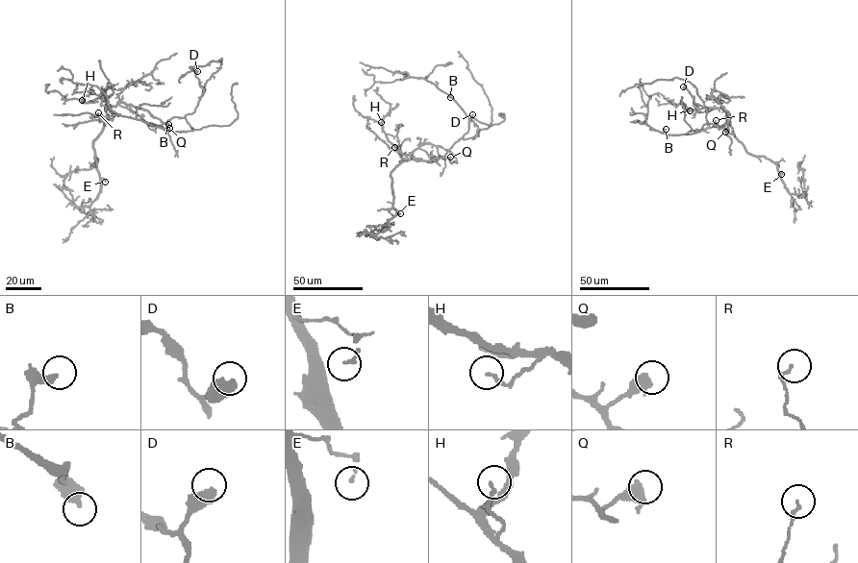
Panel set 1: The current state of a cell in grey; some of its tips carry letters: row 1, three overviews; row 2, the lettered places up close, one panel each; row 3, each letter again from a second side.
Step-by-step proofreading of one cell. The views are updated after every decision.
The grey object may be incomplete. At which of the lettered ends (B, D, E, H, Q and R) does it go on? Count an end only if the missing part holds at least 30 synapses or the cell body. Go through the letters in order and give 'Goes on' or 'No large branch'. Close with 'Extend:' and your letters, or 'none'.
B: No large branch
D: No large branch
E: No large branch
H: No large branch
Q: No large branch
R: No large branch
Extend: none

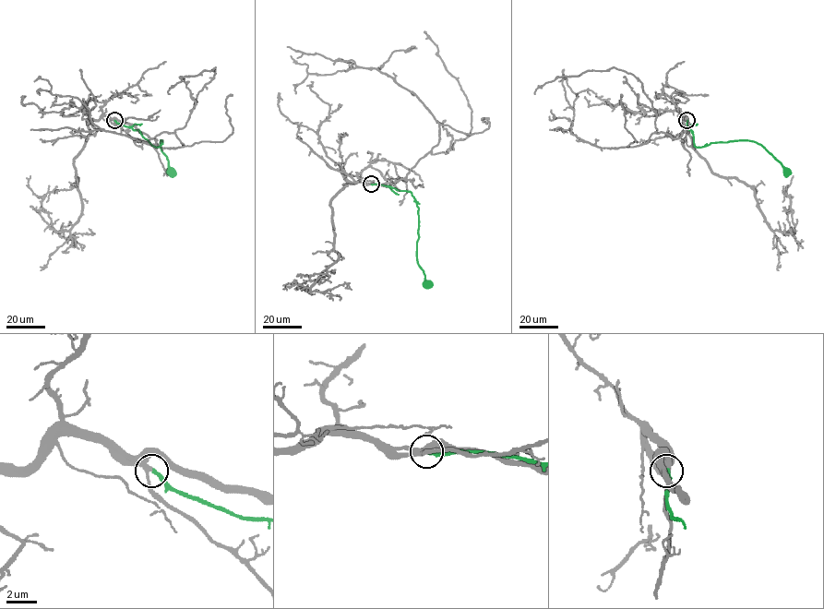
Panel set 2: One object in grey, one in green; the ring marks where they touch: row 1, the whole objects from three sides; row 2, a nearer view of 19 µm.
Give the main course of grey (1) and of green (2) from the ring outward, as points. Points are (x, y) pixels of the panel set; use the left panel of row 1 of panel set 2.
1: (114, 120), (150, 138), (173, 133), (183, 147), (99, 128), (77, 98), (34, 81)
2: (114, 120), (137, 130), (155, 147), (159, 147), (161, 140), (161, 149), (168, 161), (168, 172), (171, 172)

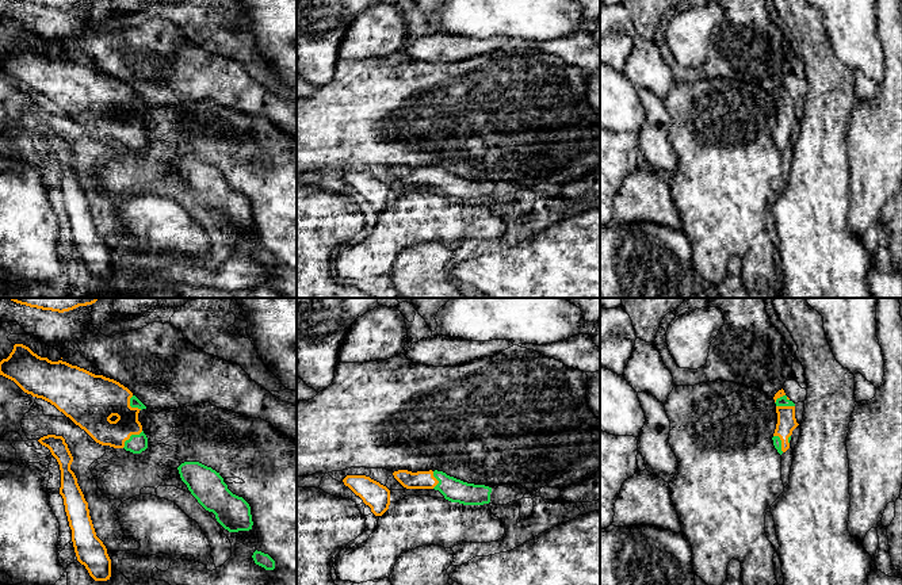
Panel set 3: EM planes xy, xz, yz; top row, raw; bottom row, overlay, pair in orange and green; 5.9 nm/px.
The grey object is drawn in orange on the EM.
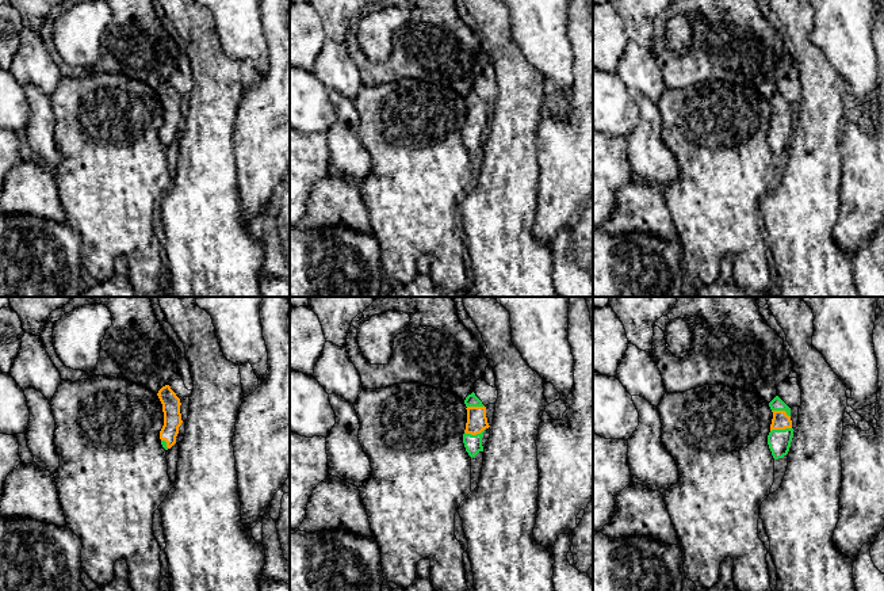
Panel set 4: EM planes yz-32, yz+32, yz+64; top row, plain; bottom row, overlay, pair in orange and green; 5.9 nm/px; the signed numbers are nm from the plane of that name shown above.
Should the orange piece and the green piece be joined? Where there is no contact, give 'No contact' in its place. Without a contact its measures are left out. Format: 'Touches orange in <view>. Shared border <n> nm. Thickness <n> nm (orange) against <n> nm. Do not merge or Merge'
Touches orange in xy. Shared border 160 nm. Thickness 220 nm (orange) against 110 nm. Merge

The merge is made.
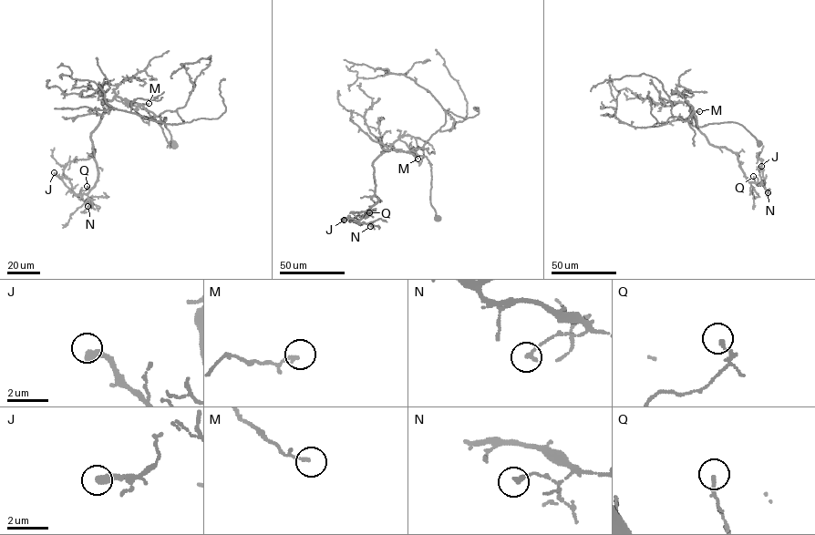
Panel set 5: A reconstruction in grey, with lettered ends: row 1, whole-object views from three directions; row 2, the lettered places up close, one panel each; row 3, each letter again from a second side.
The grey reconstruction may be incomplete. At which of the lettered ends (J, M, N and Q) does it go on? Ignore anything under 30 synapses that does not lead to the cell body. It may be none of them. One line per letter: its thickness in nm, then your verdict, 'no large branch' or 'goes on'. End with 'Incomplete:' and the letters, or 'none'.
J: calibre 400 nm; goes on
M: calibre 160 nm; no large branch
N: calibre 180 nm; no large branch
Q: calibre 170 nm; no large branch
Incomplete: J

